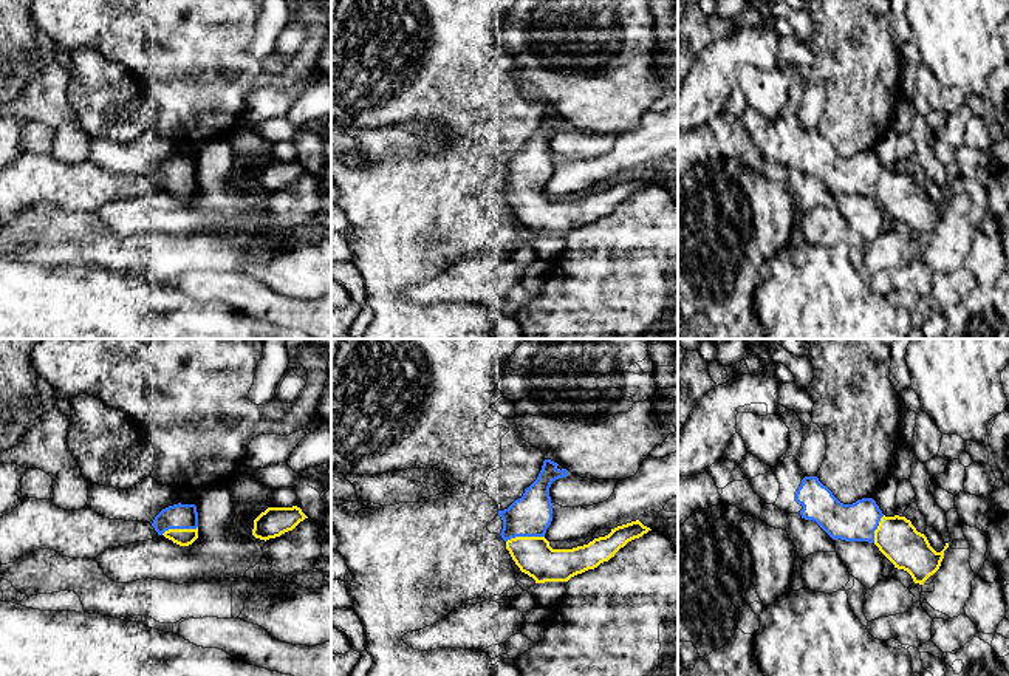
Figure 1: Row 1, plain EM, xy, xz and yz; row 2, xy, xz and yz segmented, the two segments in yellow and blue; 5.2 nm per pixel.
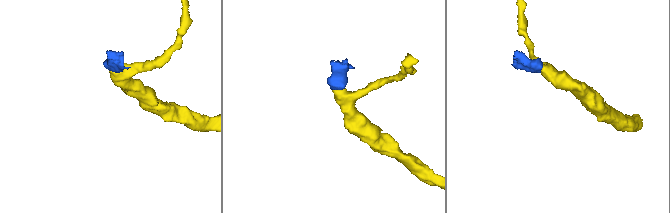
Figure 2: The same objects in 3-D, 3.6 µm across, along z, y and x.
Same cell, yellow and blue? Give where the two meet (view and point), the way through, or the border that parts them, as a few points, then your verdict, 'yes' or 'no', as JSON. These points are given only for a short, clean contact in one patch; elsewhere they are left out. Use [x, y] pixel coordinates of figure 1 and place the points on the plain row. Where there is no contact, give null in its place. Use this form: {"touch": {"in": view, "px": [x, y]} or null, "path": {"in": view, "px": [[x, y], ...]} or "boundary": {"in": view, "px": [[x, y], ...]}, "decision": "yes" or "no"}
{"touch": {"in": "xz", "px": [525, 191]}, "path": {"in": "xz", "px": [[534, 209], [525, 191], [525, 175], [530, 169]]}, "decision": "yes"}

